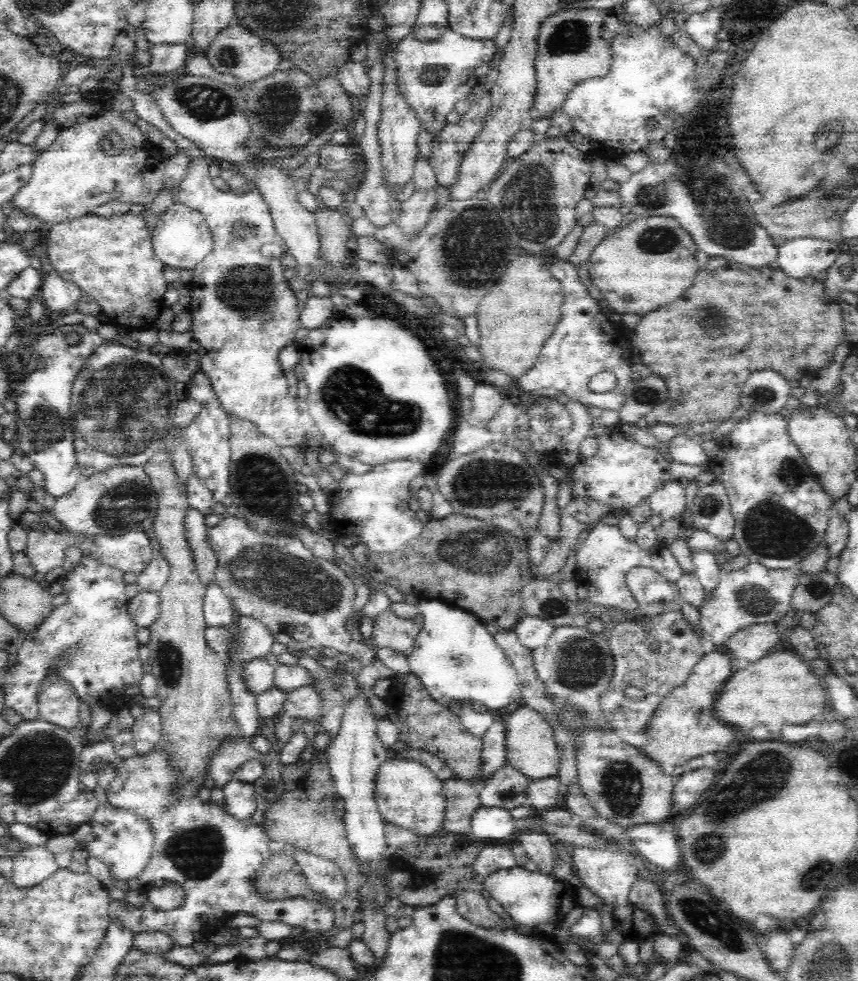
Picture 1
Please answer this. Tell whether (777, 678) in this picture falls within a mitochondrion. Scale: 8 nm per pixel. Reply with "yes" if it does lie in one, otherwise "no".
no

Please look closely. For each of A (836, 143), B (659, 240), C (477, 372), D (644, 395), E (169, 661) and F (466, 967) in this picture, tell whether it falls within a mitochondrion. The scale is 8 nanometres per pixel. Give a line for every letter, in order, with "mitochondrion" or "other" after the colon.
A: mitochondrion
B: mitochondrion
C: other
D: mitochondrion
E: mitochondrion
F: mitochondrion

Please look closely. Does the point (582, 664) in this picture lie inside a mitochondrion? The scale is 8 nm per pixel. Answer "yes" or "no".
yes

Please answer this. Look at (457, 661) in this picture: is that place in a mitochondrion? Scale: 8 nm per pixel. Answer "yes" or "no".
yes

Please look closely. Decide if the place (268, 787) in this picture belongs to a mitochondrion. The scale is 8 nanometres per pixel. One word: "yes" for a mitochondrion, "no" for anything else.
no

